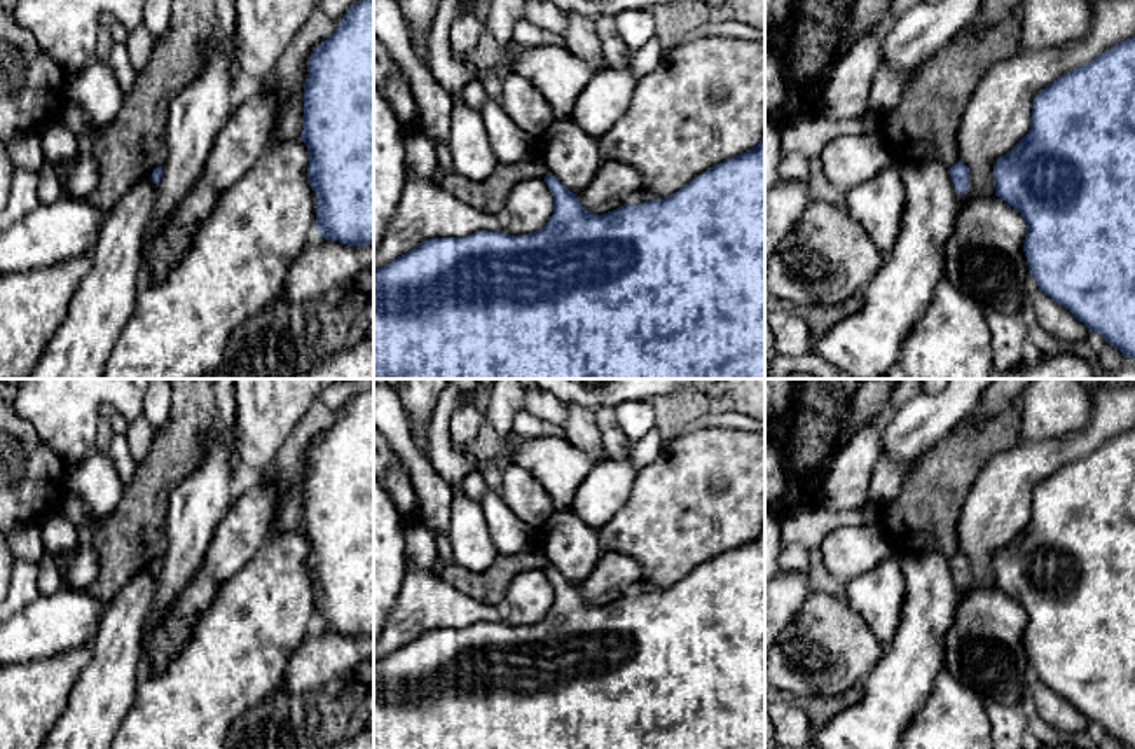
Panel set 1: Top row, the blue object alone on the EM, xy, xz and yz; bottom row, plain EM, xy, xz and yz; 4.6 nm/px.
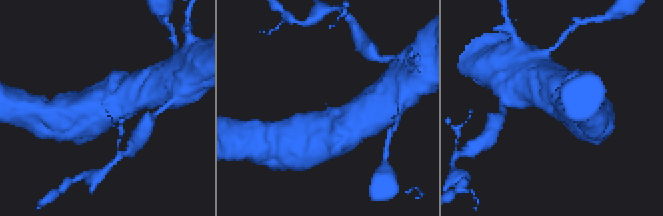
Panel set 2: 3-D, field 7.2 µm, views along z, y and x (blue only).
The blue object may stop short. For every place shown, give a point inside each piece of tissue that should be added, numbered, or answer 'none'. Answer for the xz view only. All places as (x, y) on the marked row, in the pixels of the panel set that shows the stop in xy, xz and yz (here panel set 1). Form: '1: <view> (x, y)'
none

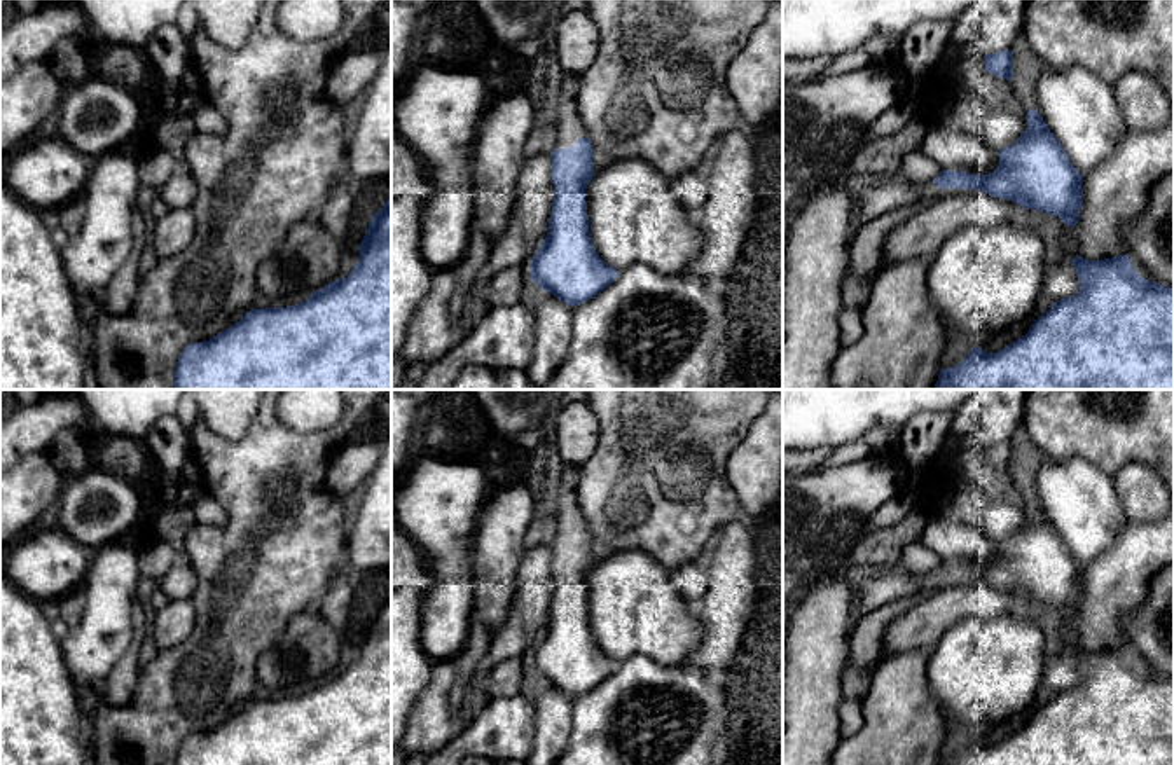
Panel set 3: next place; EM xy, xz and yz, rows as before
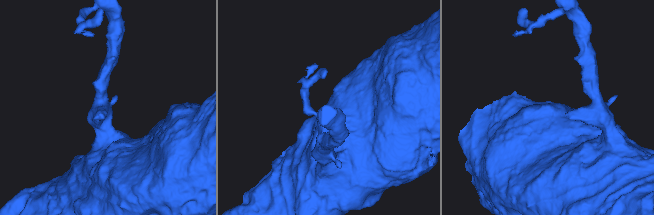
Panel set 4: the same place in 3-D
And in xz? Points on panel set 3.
1: xz (565, 112)

